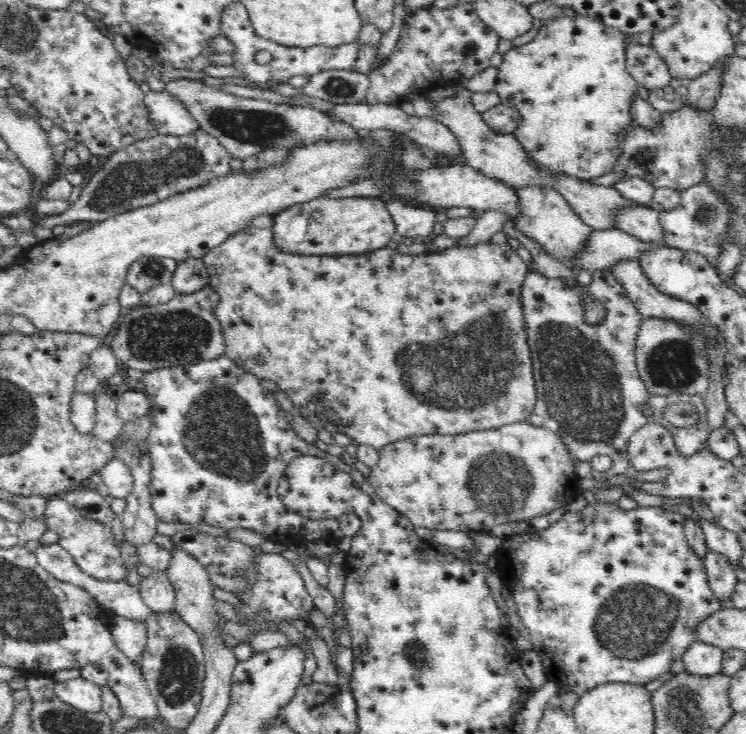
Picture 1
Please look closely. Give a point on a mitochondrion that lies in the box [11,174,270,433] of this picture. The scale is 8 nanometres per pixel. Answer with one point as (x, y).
(173, 335)

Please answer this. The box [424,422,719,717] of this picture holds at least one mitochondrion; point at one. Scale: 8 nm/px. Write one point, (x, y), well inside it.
(634, 621)

